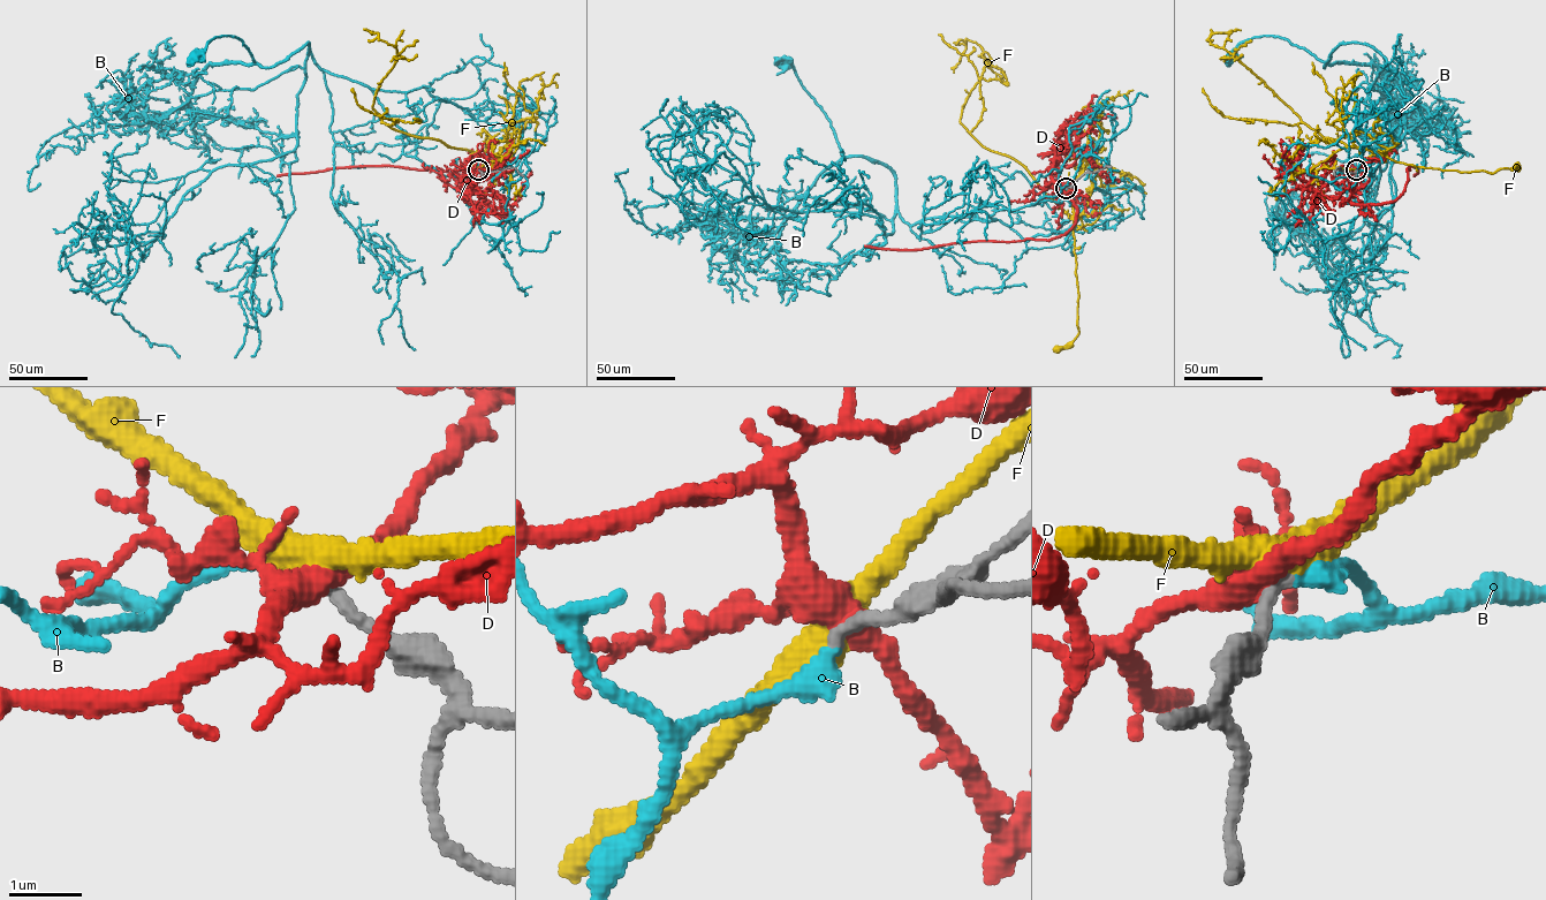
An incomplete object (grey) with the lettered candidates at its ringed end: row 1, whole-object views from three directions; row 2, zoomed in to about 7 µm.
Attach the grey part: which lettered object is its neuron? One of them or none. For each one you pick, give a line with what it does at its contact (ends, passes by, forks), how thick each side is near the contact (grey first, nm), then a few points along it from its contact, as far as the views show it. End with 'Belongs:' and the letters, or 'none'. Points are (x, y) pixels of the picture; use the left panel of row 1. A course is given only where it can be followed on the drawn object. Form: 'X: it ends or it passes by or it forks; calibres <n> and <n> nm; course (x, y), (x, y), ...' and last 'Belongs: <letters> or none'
B: it ends; calibres 180 and 320 nm; course (479, 169), (407, 156), (373, 92), (308, 43), (270, 67), (230, 36), (195, 54)
Belongs: B

